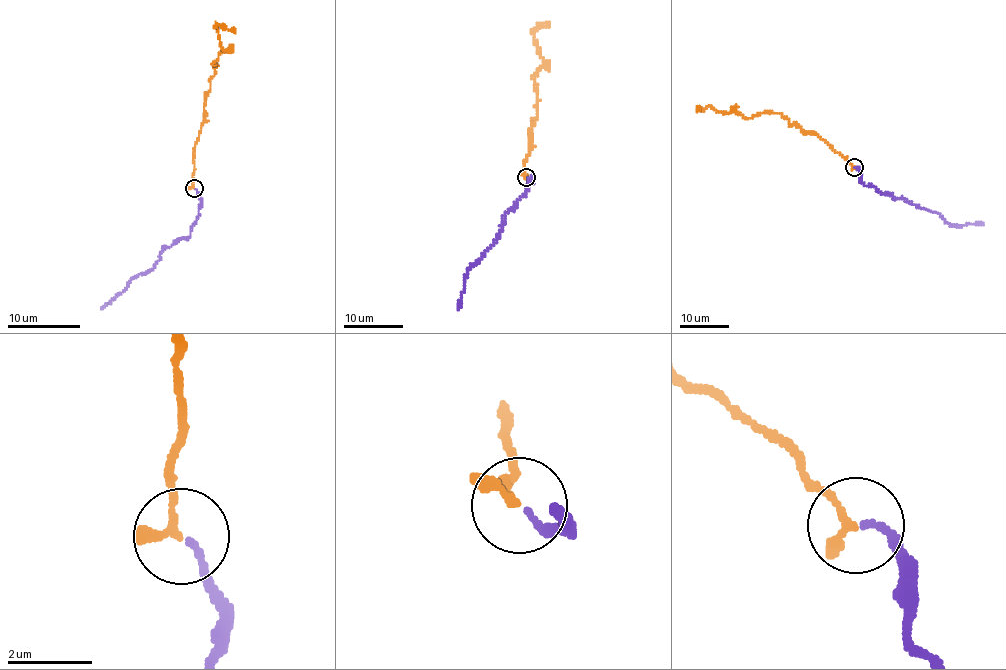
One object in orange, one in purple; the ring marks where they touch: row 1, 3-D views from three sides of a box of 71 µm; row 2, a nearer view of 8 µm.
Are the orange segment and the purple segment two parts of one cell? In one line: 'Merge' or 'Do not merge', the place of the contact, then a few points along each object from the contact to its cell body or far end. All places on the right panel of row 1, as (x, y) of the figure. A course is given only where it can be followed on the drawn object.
Merge. Place: (854, 167). Course of orange: (853, 167), (816, 135), (790, 125), (778, 112), (760, 112), (745, 119), (742, 114), (709, 106), (697, 109). Course of purple: (855, 167), (866, 185), (937, 212), (949, 224), (984, 223)

